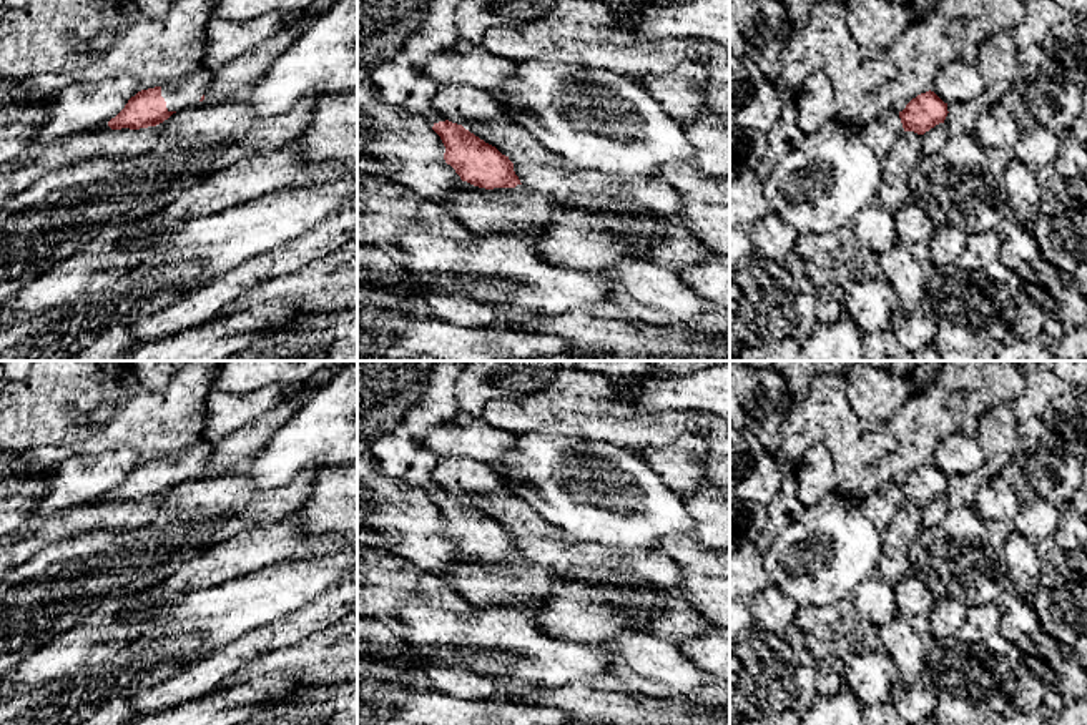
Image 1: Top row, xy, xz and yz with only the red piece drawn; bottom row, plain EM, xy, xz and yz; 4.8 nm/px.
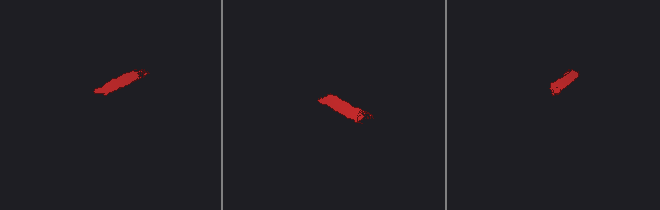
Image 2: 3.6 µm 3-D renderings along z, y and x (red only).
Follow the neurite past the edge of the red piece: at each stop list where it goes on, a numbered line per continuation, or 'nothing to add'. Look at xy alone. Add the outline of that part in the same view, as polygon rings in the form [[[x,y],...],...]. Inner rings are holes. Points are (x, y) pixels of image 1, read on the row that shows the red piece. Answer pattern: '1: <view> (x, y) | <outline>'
1: xy (186, 92) | [[[203,65],[189,76],[161,85],[161,96],[166,101],[168,111],[180,111],[186,106],[198,105],[206,93],[214,72]]]

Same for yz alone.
nothing to add

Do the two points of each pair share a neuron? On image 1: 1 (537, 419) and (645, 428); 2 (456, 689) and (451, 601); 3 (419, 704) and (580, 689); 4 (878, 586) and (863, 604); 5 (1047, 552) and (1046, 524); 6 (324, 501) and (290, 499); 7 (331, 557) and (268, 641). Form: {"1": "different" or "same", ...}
{"1": "same", "2": "different", "3": "different", "4": "same", "5": "different", "6": "different", "7": "different"}

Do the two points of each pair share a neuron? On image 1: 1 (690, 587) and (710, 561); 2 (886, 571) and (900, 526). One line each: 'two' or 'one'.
1: two
2: one

